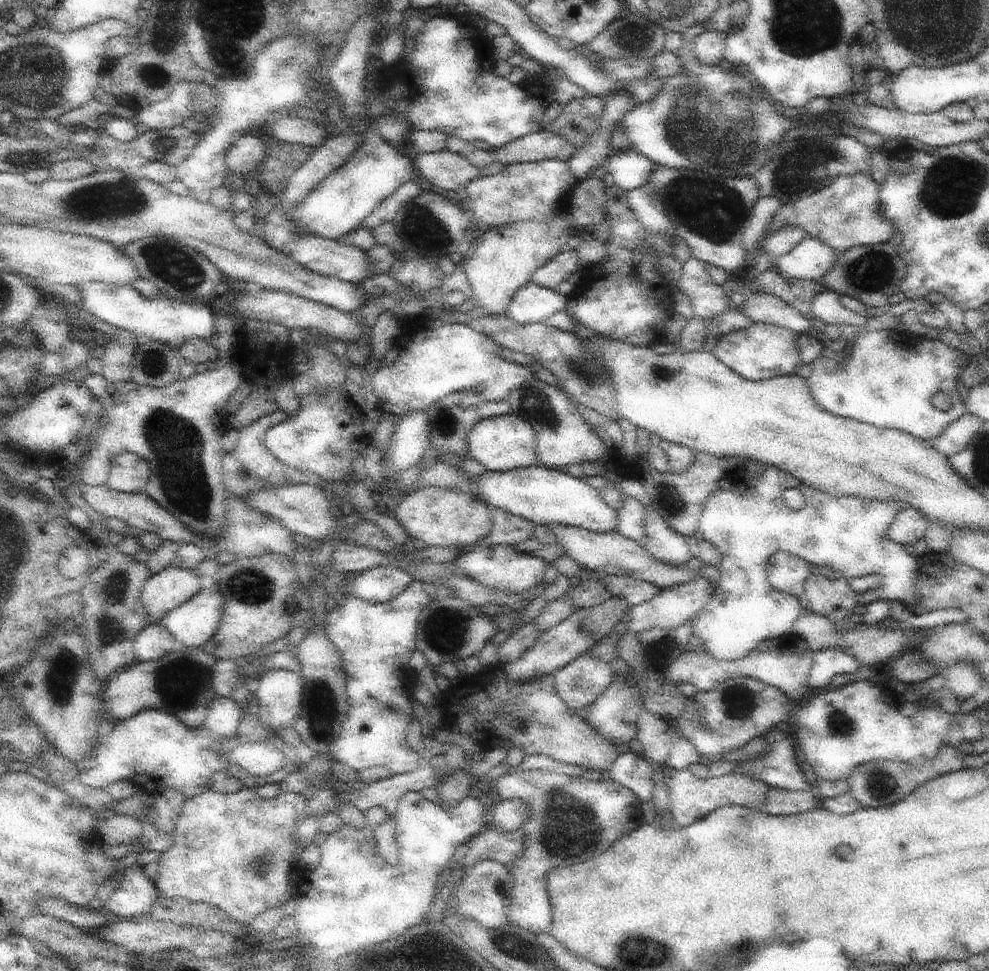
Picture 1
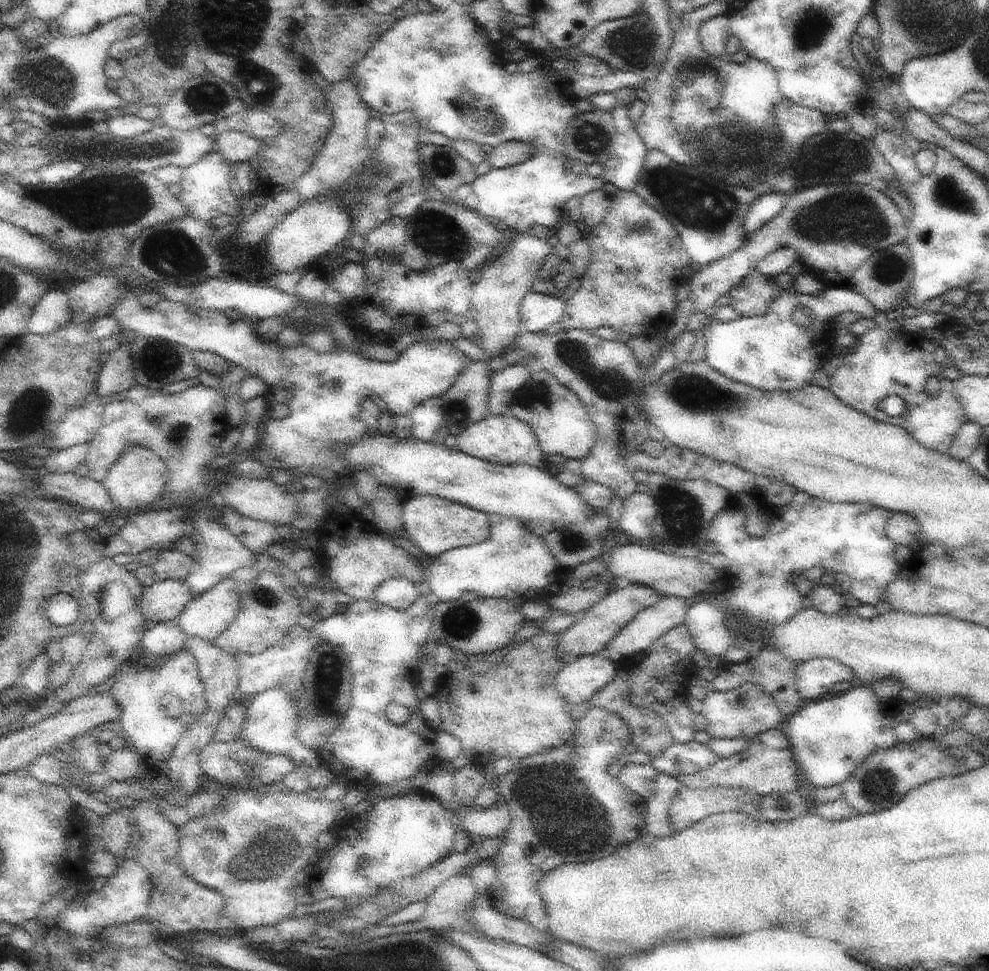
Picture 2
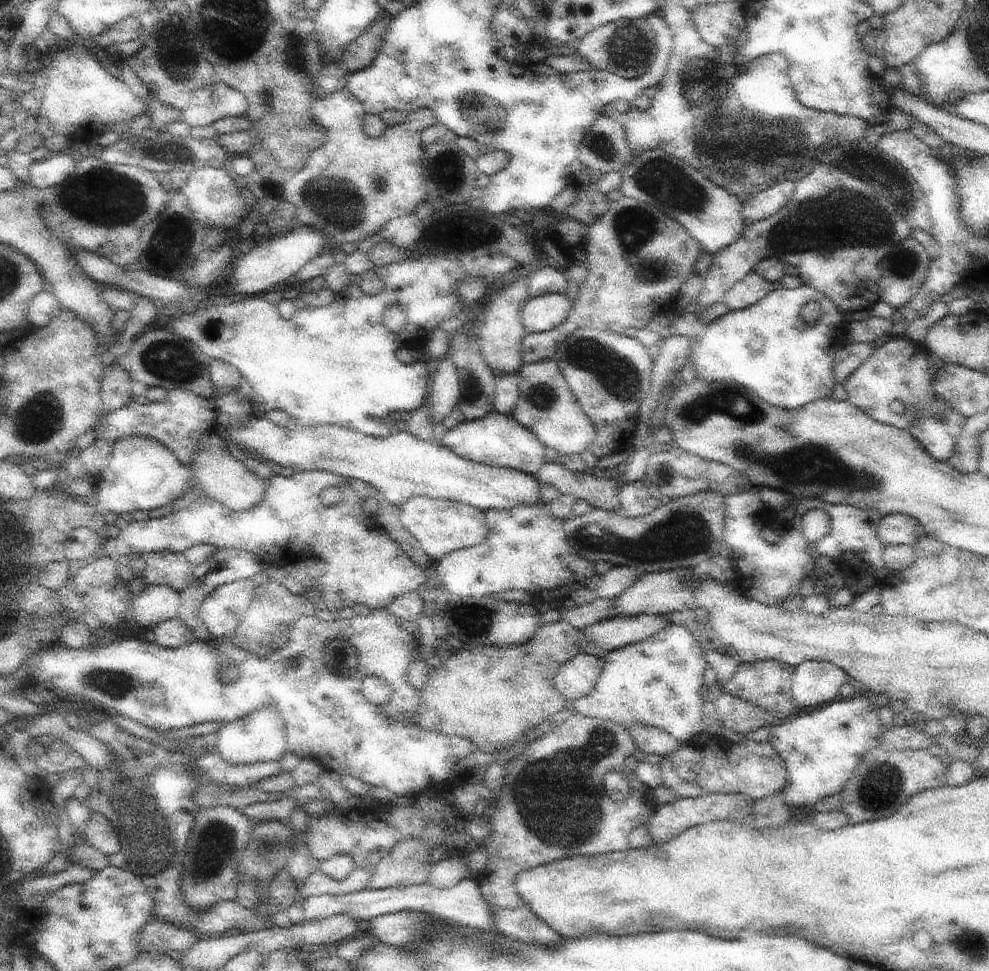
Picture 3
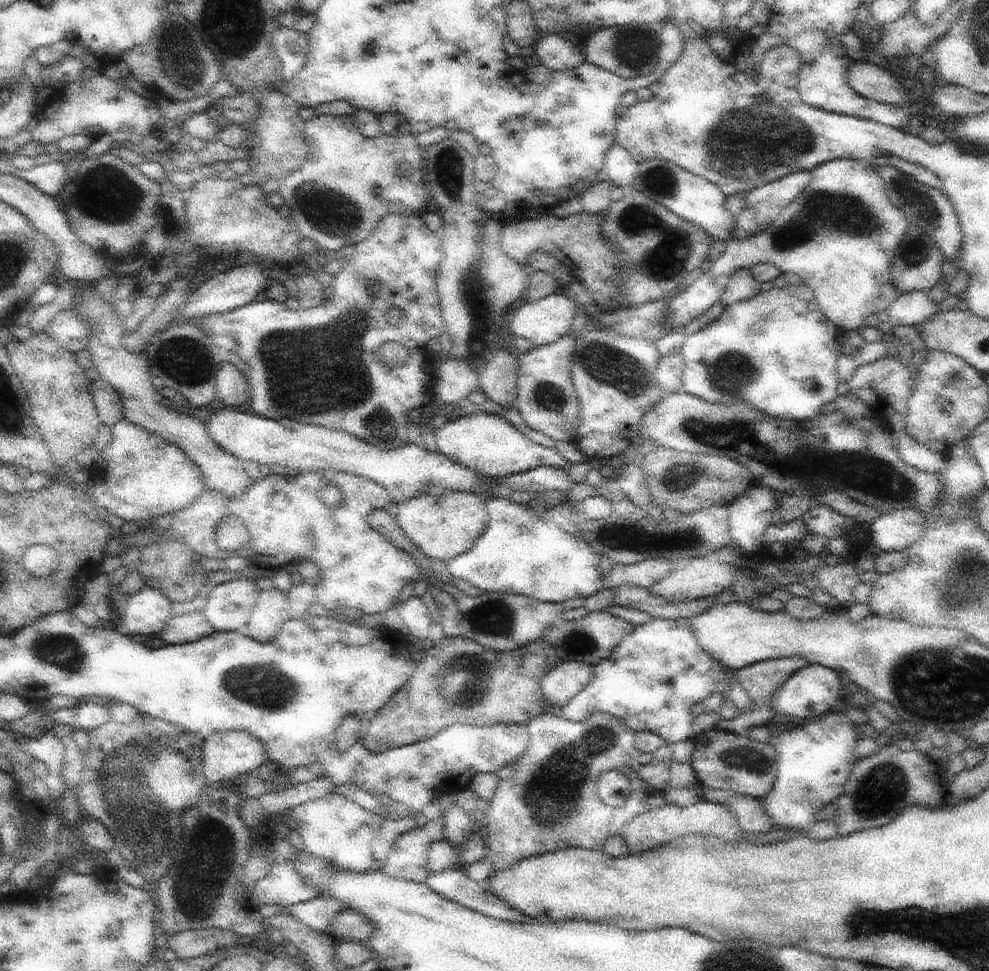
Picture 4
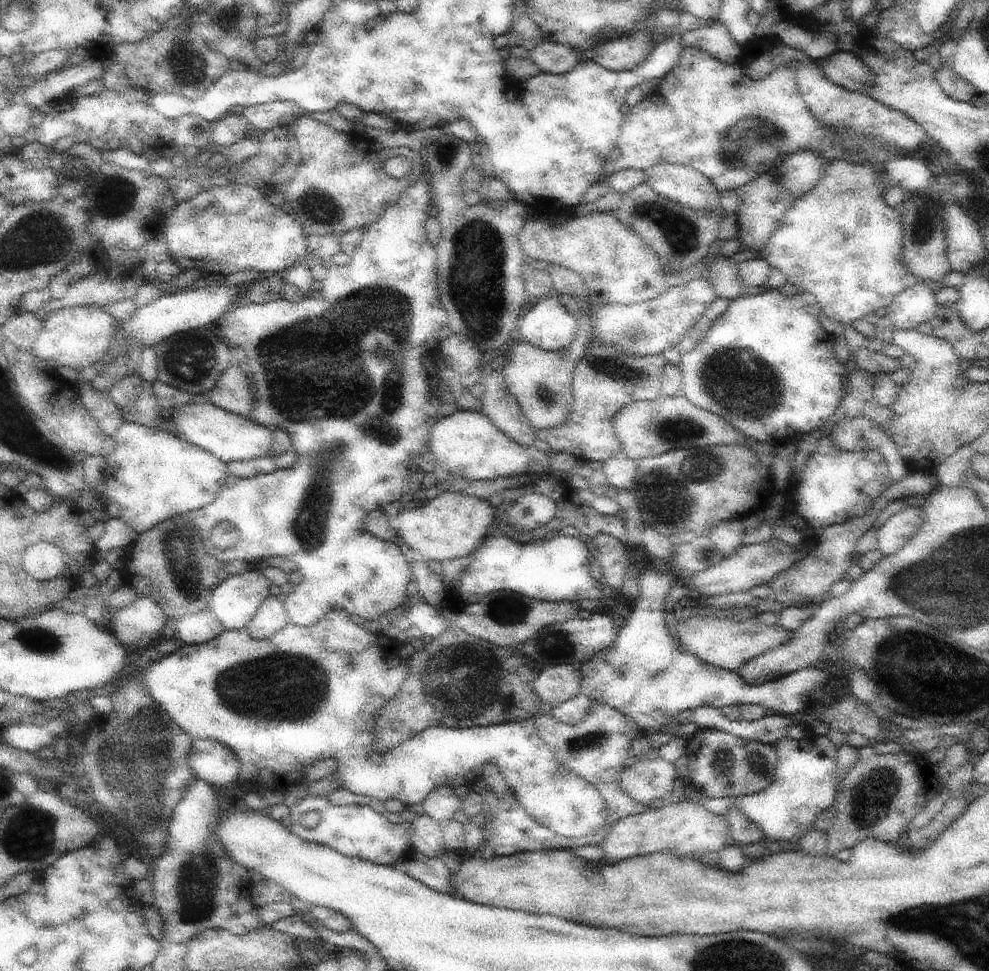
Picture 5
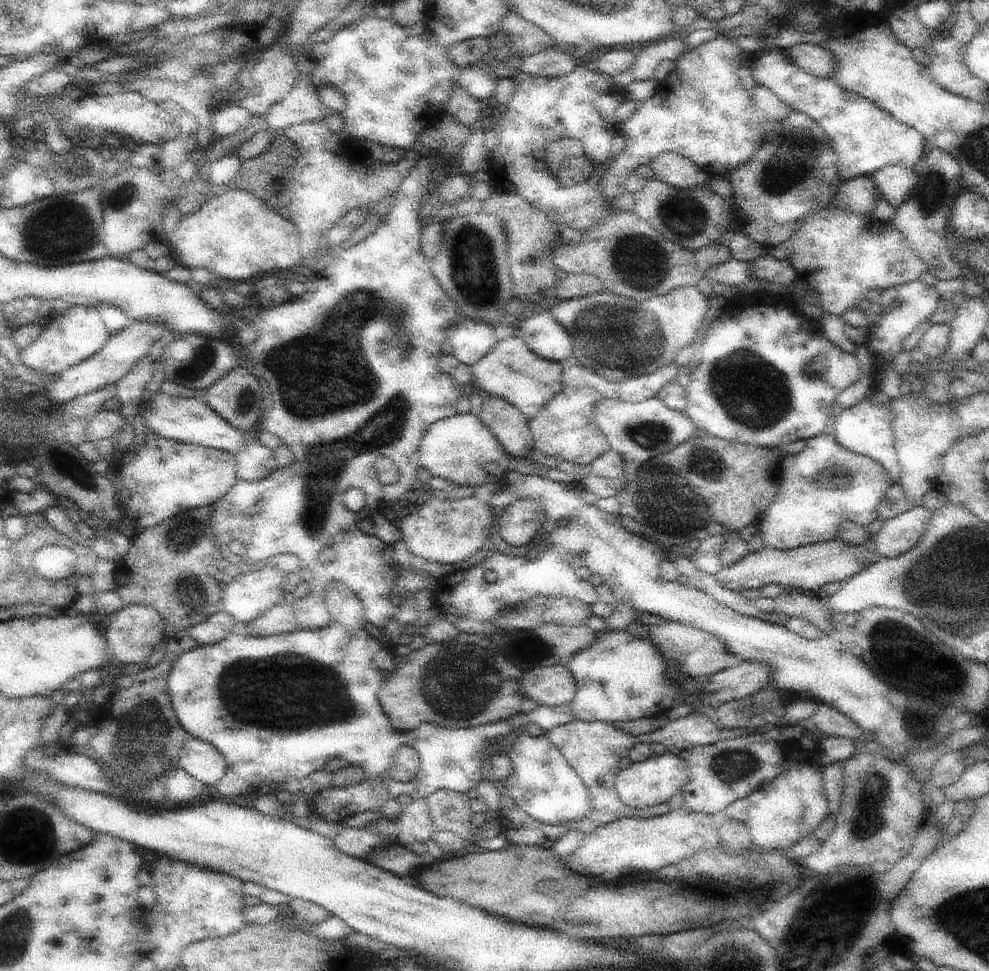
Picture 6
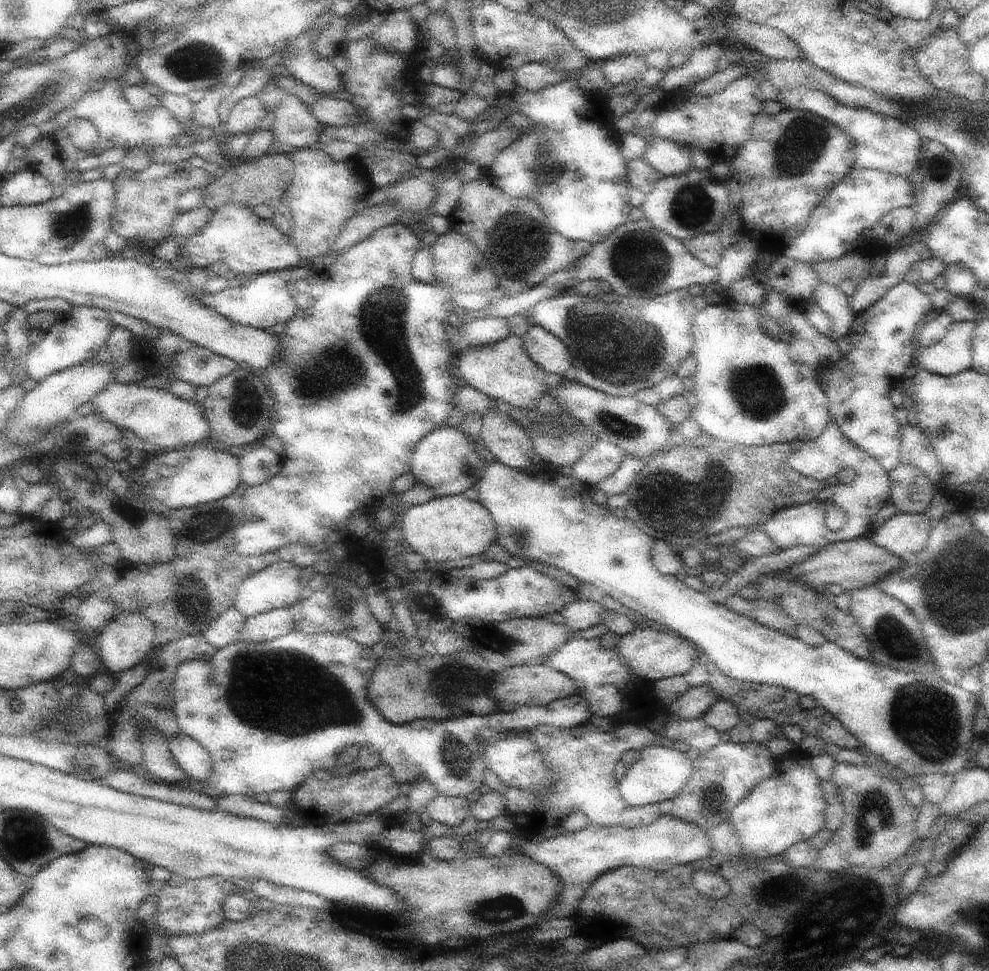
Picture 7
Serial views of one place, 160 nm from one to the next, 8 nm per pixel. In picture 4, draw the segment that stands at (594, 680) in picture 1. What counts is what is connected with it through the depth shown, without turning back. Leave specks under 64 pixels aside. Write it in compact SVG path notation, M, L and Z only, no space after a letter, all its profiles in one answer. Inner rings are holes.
M561 661L544 677L541 687L553 707L566 706L592 680L594 667L580 661Z

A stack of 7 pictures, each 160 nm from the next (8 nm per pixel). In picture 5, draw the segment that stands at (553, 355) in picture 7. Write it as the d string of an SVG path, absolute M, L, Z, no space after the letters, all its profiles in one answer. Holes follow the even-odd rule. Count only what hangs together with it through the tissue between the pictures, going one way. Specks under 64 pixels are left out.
M552 294L541 298L527 314L519 318L516 336L517 339L532 343L535 347L555 351L568 348L574 342L578 327L577 316L568 312L555 294Z

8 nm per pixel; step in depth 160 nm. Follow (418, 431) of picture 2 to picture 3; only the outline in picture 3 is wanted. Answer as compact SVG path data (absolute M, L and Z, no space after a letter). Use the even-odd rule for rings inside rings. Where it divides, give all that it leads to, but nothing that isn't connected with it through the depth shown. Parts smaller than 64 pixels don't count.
M444 357L436 366L437 376L431 390L431 413L433 422L442 422L454 407L457 406L462 396L462 387L454 363Z

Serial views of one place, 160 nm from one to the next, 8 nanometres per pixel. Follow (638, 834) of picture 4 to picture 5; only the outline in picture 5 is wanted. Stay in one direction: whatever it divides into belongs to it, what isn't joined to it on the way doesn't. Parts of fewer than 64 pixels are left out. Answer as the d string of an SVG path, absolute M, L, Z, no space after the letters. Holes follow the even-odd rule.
M678 799L650 805L643 813L621 818L599 844L603 850L600 861L613 865L630 857L660 851L671 851L686 856L703 855L712 851L721 854L728 845L734 844L730 825L725 816L709 811L699 802Z

